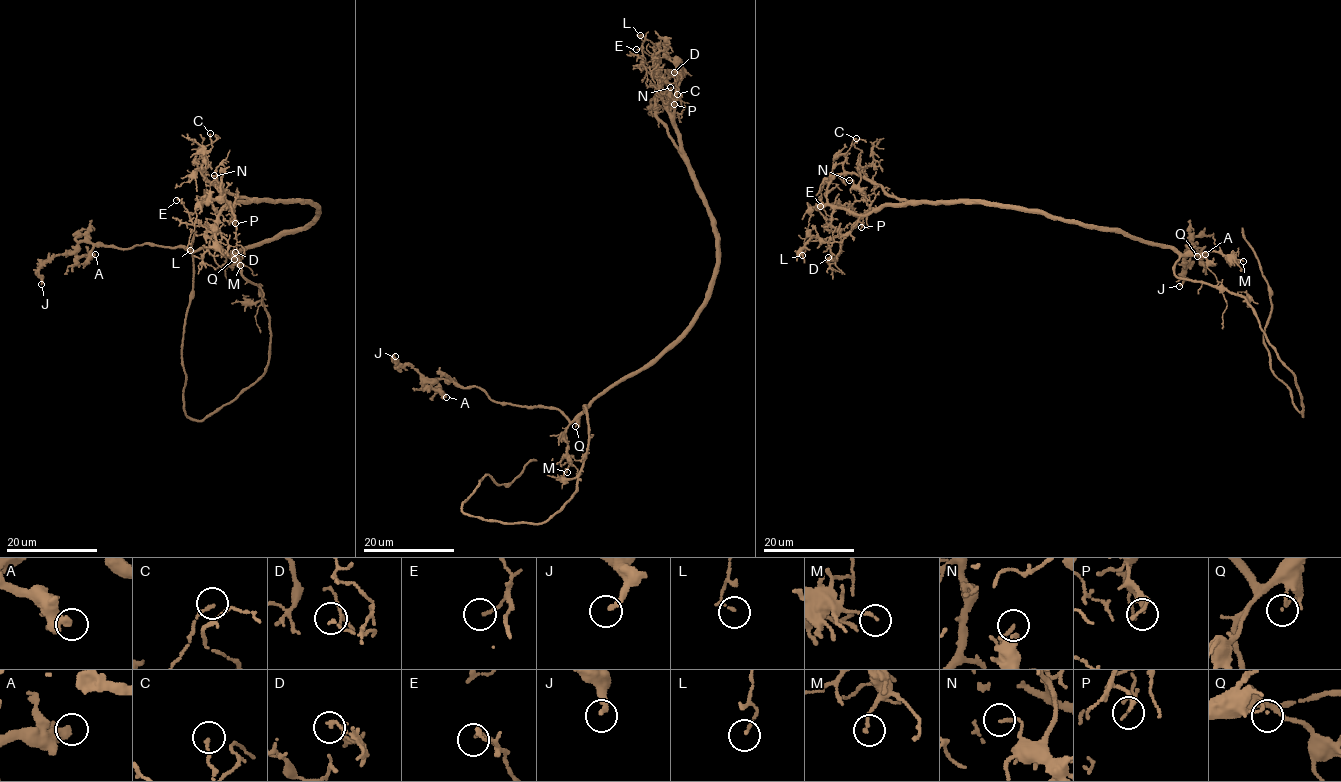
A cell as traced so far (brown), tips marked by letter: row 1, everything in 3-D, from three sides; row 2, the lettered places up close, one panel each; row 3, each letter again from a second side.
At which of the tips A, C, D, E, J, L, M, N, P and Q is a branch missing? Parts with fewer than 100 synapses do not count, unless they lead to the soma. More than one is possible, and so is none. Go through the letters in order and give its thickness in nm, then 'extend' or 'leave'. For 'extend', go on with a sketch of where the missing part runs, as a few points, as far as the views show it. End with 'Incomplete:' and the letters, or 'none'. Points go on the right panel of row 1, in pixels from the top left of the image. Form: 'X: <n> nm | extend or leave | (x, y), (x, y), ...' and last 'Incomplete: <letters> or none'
A: 360 nm | leave
C: 140 nm | leave
D: 120 nm | leave
E: 120 nm | leave
J: 200 nm | leave
L: 130 nm | leave
M: 130 nm | leave
N: 120 nm | leave
P: 140 nm | leave
Q: 140 nm | leave
Incomplete: none

